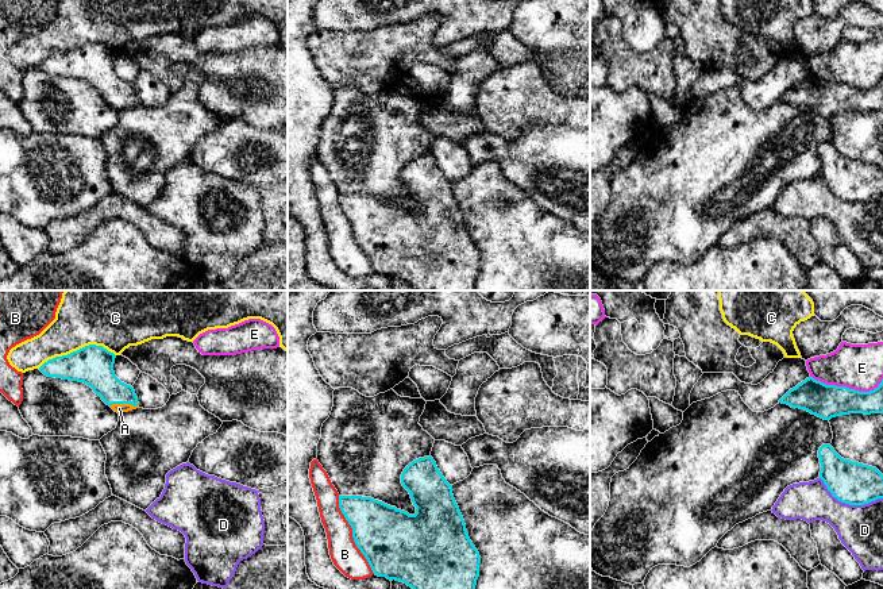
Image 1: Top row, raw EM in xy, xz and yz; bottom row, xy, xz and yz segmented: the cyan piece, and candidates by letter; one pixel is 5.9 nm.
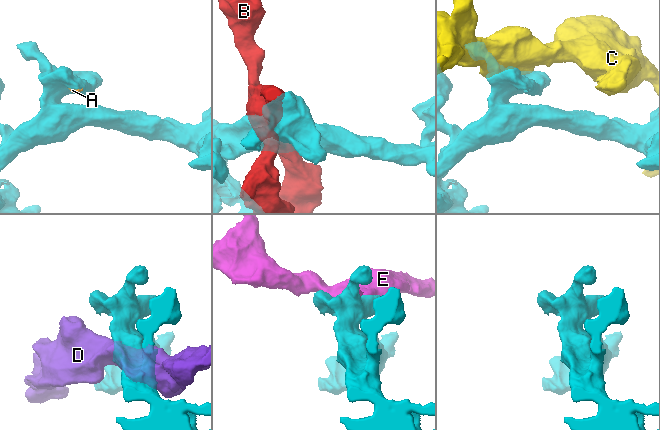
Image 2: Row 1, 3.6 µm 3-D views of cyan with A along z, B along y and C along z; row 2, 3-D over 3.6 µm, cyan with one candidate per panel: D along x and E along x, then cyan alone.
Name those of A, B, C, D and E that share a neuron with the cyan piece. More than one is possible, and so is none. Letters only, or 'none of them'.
A

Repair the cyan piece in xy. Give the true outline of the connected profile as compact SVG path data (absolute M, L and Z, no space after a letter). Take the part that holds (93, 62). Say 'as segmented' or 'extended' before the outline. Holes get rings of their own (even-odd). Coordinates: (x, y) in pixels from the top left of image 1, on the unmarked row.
extended; M89 42L68 53L55 54L45 59L39 68L47 74L84 80L119 112L139 105L138 95L131 82L122 80L113 69L116 53L103 43Z

